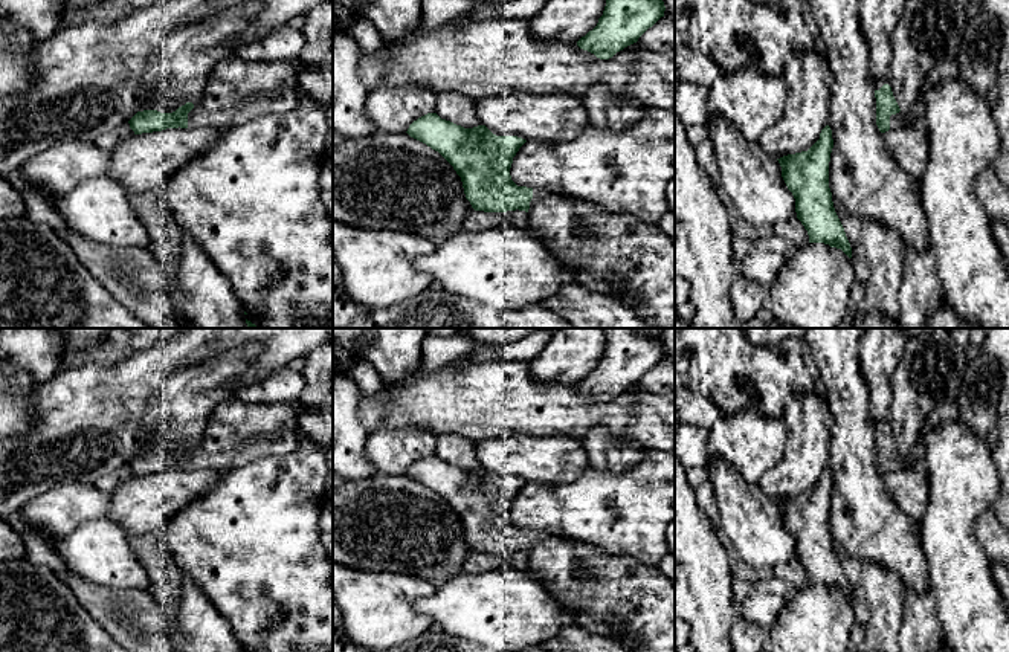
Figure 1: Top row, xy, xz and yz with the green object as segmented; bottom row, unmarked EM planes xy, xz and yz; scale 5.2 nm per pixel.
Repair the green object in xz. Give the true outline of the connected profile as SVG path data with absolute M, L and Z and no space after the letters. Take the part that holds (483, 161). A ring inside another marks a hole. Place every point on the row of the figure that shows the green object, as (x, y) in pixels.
M427 113L414 121L411 137L438 151L461 177L466 199L475 211L525 211L533 218L533 234L562 263L568 278L574 272L617 279L635 302L630 310L650 328L675 328L675 241L658 226L620 212L603 211L598 205L571 195L537 188L517 186L510 176L513 157L527 142L517 136L496 136L485 125L464 128Z

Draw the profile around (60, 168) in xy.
M72 140L35 154L20 173L27 182L61 197L84 180L104 176L108 160L110 153L95 144Z

